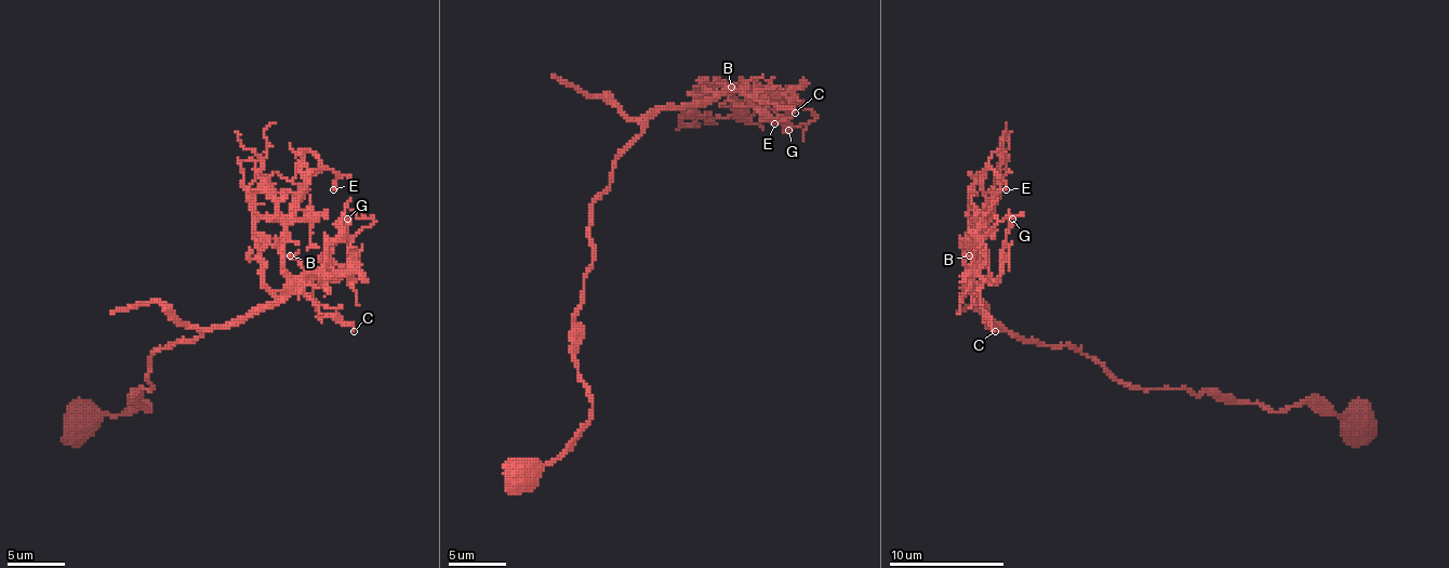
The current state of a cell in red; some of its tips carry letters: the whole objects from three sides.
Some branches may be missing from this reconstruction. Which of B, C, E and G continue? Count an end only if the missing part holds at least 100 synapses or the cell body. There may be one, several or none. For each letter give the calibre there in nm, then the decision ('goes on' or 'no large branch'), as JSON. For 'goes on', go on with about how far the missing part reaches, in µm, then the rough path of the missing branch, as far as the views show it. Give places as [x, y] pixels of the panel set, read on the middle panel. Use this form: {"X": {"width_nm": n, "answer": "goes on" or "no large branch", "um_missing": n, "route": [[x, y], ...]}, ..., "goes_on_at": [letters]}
{"B": {"width_nm": 140, "answer": "no large branch"}, "C": {"width_nm": 160, "answer": "no large branch"}, "E": {"width_nm": 120, "answer": "no large branch"}, "G": {"width_nm": 140, "answer": "no large branch"}, "goes_on_at": []}

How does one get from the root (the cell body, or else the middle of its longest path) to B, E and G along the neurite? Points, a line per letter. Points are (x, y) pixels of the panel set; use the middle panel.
B: (523, 473), (593, 410), (575, 317), (612, 161), (662, 109), (722, 92), (745, 106), (731, 87)
E: (523, 473), (593, 410), (575, 317), (612, 161), (662, 109), (726, 83), (774, 123)
G: (523, 473), (552, 462), (593, 410), (575, 317), (589, 210), (612, 161), (662, 109), (722, 92), (788, 130)

